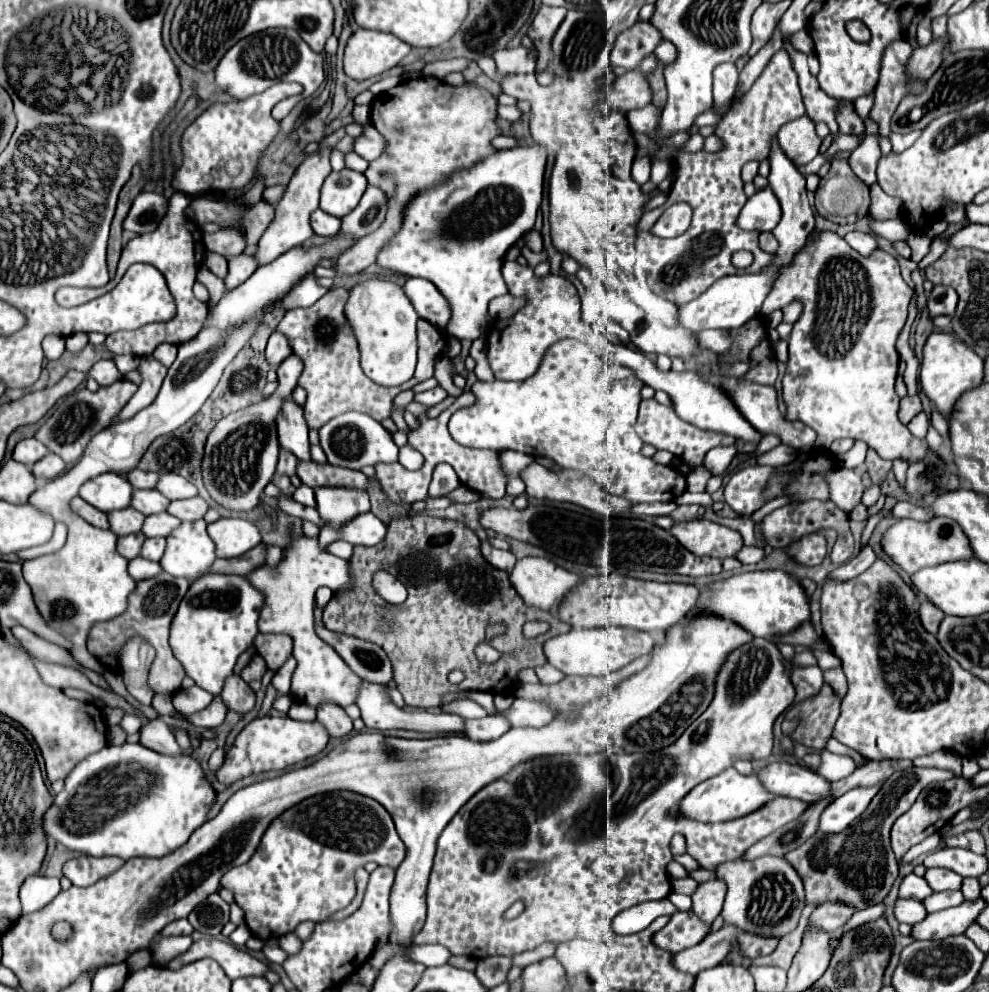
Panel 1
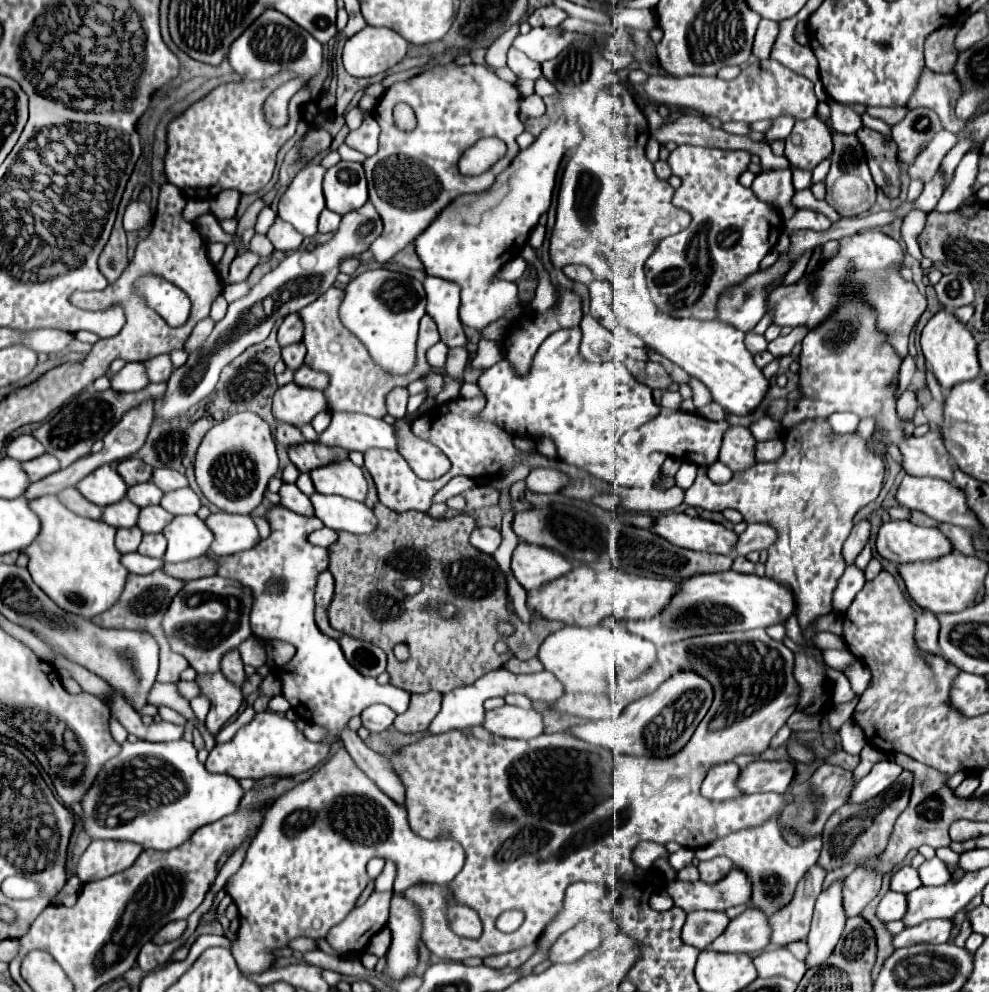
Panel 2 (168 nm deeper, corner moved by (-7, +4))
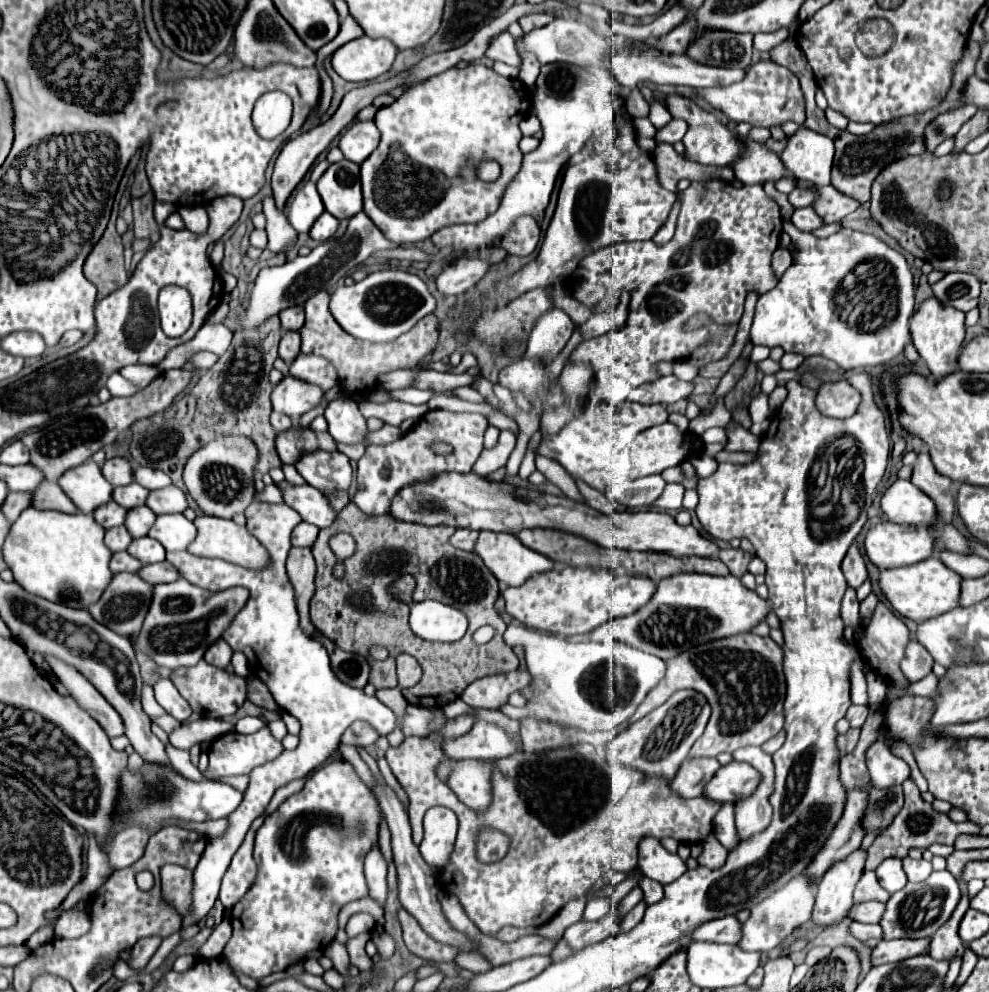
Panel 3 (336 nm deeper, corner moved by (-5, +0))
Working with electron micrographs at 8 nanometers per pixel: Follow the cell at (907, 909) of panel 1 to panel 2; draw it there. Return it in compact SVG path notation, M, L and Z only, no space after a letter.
M888 892L878 904L878 918L882 918L884 922L902 920L906 910L908 910L906 896L898 894L898 892Z

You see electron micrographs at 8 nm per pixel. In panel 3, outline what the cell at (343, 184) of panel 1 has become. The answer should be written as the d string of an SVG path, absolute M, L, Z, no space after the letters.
M350 160L330 164L318 180L318 192L332 216L338 220L352 218L362 210L360 166Z

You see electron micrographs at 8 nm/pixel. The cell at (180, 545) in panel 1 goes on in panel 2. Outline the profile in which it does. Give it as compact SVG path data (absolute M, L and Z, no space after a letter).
M176 516L168 528L164 528L168 550L164 562L176 564L206 556L214 542L212 530L198 516Z

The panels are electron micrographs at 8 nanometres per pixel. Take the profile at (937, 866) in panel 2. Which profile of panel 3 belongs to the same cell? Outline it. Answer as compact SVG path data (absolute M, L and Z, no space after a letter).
M904 858L904 872L908 876L910 882L920 882L926 880L926 876L930 876L932 872L932 864L926 860L912 860L912 858Z

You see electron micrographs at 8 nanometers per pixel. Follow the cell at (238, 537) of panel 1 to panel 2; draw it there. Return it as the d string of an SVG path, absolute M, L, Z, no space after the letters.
M218 512L210 514L206 524L214 532L212 552L218 556L230 556L242 550L250 550L260 542L260 534L252 516Z

